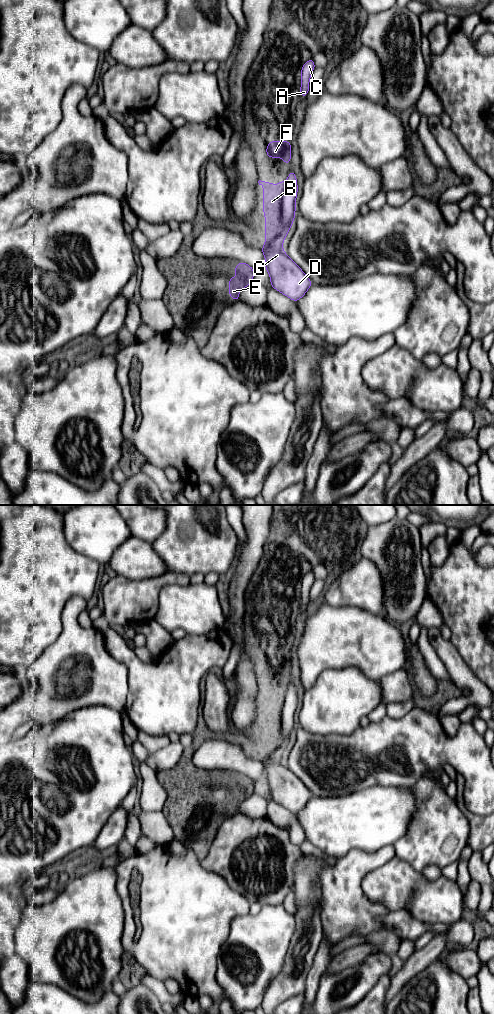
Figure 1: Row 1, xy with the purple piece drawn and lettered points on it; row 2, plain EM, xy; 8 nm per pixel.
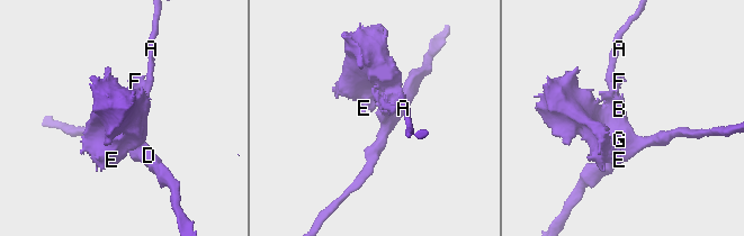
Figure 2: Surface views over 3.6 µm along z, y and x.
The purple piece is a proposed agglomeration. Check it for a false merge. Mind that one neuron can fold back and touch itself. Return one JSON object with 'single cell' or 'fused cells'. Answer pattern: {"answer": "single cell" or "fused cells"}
{"answer": "fused cells"}

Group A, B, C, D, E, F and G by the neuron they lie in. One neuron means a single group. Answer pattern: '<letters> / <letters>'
A C D G / B E F

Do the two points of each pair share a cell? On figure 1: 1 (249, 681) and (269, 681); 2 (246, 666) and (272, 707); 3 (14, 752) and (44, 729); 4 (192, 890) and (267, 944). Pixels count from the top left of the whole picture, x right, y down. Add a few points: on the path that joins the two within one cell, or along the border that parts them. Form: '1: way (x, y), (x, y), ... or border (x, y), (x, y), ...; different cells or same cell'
1: border (248, 655), (253, 665), (254, 674), (257, 677); different cells
2: border (249, 660), (253, 665), (256, 677), (256, 706); different cells
3: way (14, 741), (25, 728), (33, 728); same cell
4: border (248, 913), (232, 920), (224, 941); different cells

